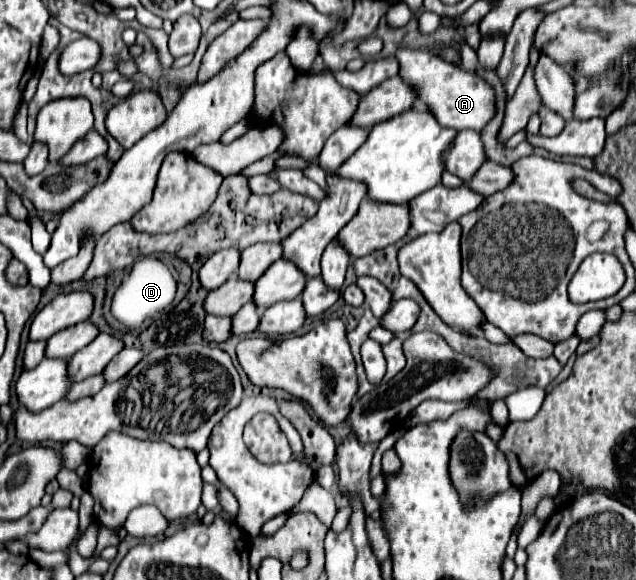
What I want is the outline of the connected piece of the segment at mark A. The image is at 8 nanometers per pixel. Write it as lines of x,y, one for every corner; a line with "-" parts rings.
399,48
397,60
401,62
399,76
417,94
415,108
429,110
441,126
453,128
453,130
471,128
471,130
479,132
481,126
485,126
485,122
489,122
489,118
493,118
495,94
493,94
491,86
477,74
465,72
463,68
445,62
443,58
437,58
435,54
431,54
427,50
421,52
421,50
411,50
411,48

